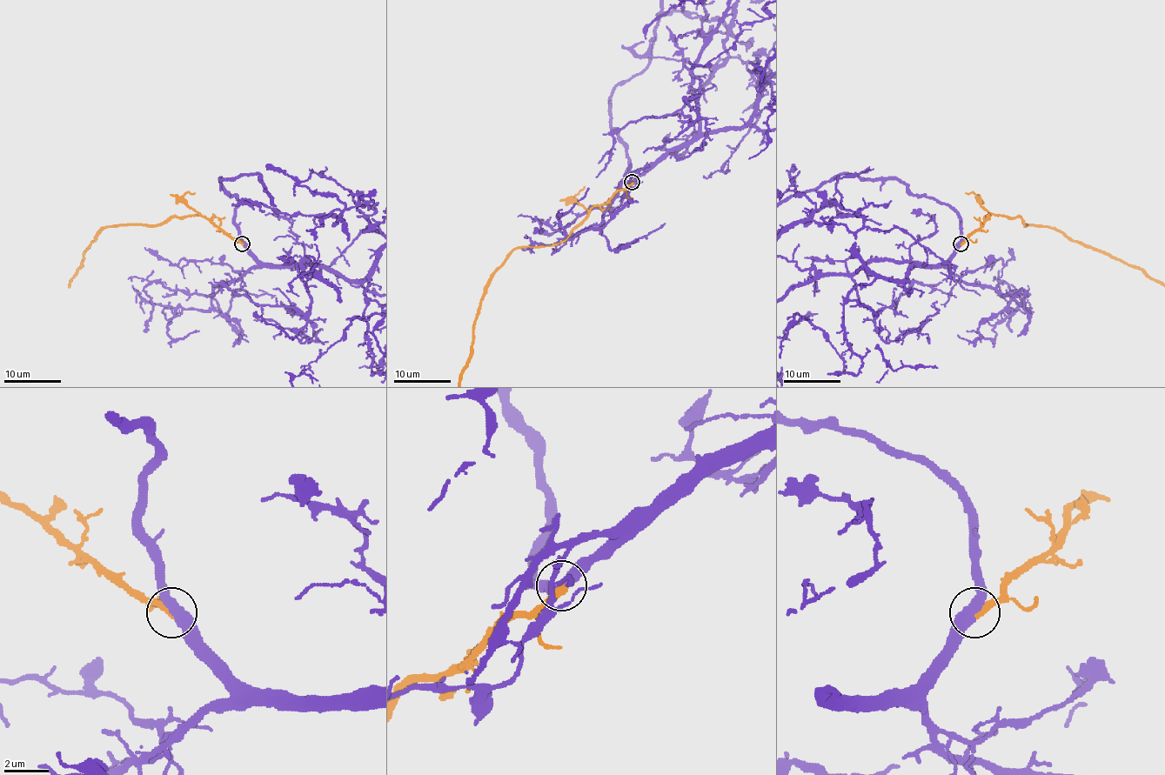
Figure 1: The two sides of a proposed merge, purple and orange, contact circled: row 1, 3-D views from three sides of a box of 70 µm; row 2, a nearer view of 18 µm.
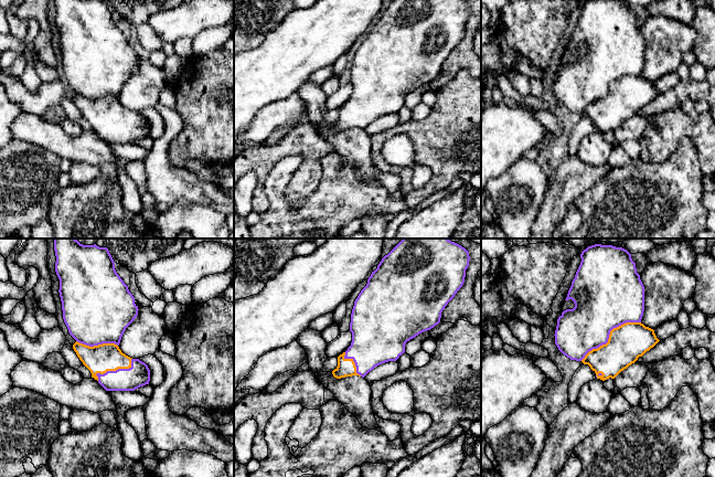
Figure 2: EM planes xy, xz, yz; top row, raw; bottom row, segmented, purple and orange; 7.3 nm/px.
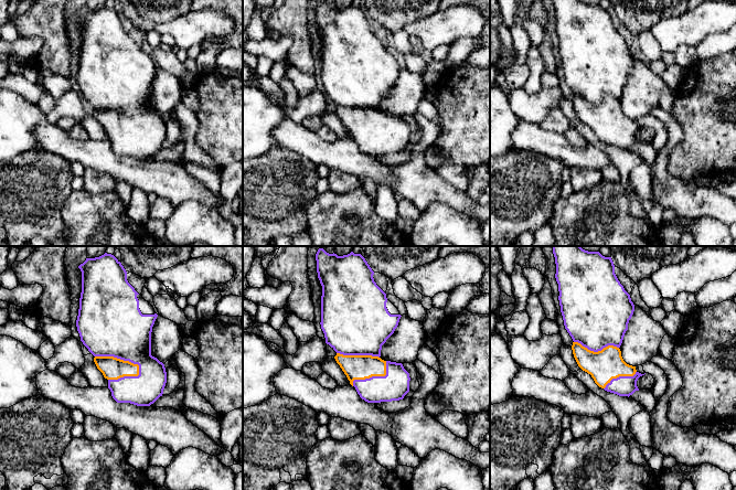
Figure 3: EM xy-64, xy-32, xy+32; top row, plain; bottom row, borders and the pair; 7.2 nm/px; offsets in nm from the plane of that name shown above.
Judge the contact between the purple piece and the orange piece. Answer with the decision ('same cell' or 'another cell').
same cell

